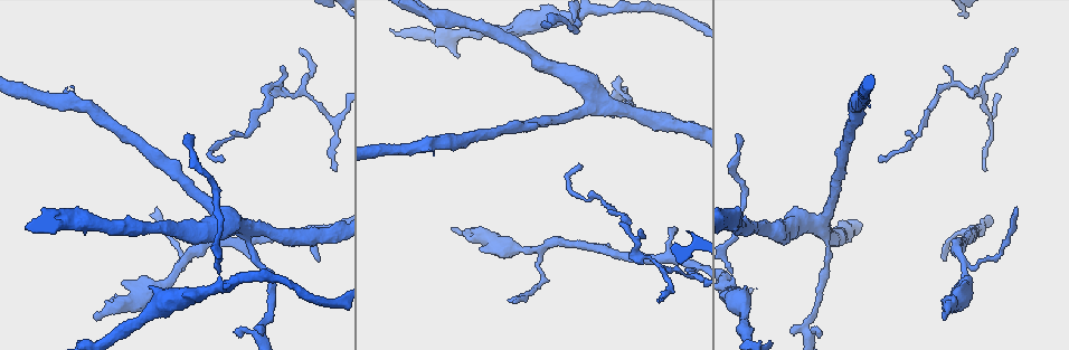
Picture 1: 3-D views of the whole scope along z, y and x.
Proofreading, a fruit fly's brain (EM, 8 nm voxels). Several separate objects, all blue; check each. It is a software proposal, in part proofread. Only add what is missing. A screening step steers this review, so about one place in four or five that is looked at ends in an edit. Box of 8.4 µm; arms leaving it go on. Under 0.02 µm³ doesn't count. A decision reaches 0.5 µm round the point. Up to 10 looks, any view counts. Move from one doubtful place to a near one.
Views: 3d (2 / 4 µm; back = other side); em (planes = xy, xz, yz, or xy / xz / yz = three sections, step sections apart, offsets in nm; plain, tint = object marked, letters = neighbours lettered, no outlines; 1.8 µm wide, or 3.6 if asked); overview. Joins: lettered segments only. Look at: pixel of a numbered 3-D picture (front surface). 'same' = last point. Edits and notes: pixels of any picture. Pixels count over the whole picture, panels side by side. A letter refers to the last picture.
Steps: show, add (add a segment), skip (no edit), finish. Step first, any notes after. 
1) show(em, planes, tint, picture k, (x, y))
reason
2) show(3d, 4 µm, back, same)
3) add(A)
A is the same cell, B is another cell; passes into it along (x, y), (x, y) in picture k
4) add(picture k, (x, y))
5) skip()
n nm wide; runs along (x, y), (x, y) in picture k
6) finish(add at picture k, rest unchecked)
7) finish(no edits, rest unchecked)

show(em, planes, letters, picture 1, (512, 303))
tapers out

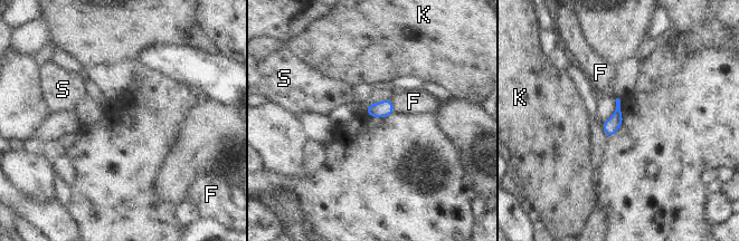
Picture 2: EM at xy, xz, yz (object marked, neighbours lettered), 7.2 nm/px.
skip()
F, K and S are other cells; no lettered segment goes on from it

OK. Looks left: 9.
show(em, planes, letters, picture 1, (177, 266))
sharp bend

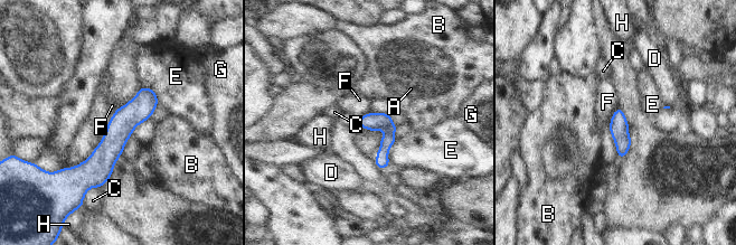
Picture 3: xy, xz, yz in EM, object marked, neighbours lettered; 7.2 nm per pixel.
skip()
140 nm wide; A, B, C, D, E, F, G and H are other cells; border along (620, 107), (613, 113), (609, 123) in picture 3; none of them fits

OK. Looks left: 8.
show(3d, 2 µm, picture 1, (95, 318))
free end

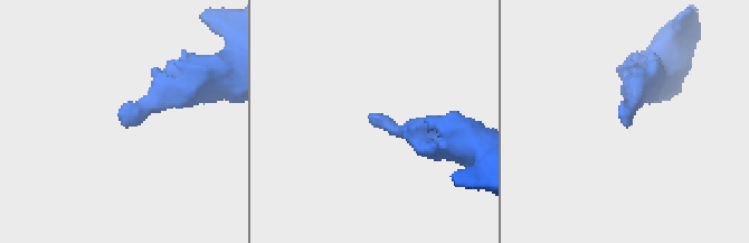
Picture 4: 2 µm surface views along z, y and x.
show(em, planes, letters, picture 4, (122, 119))

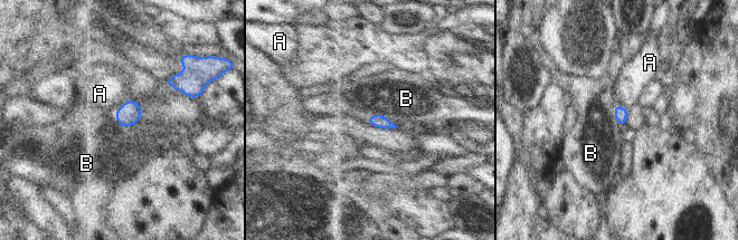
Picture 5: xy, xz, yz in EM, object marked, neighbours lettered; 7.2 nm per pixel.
skip()
A and B are other cells; border along (139, 103), (141, 116), (120, 126) in picture 5; no lettered segment goes on from it

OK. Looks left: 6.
show(em, 3.6 µm, xy, step 16, letters, picture 1, (223, 157))
long arm stops here

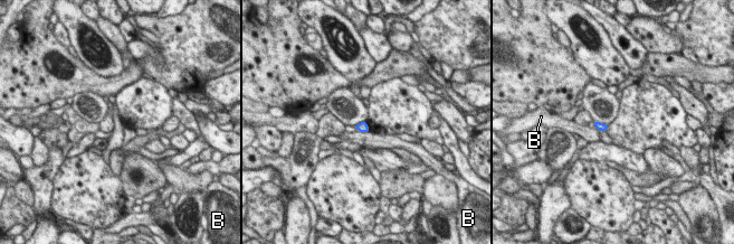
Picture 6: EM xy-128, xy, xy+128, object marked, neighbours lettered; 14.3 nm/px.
skip()
B is another cell; border along (358, 130), (369, 131) in picture 6; none of them fits

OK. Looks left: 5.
finish(no edits, rest unchecked)

